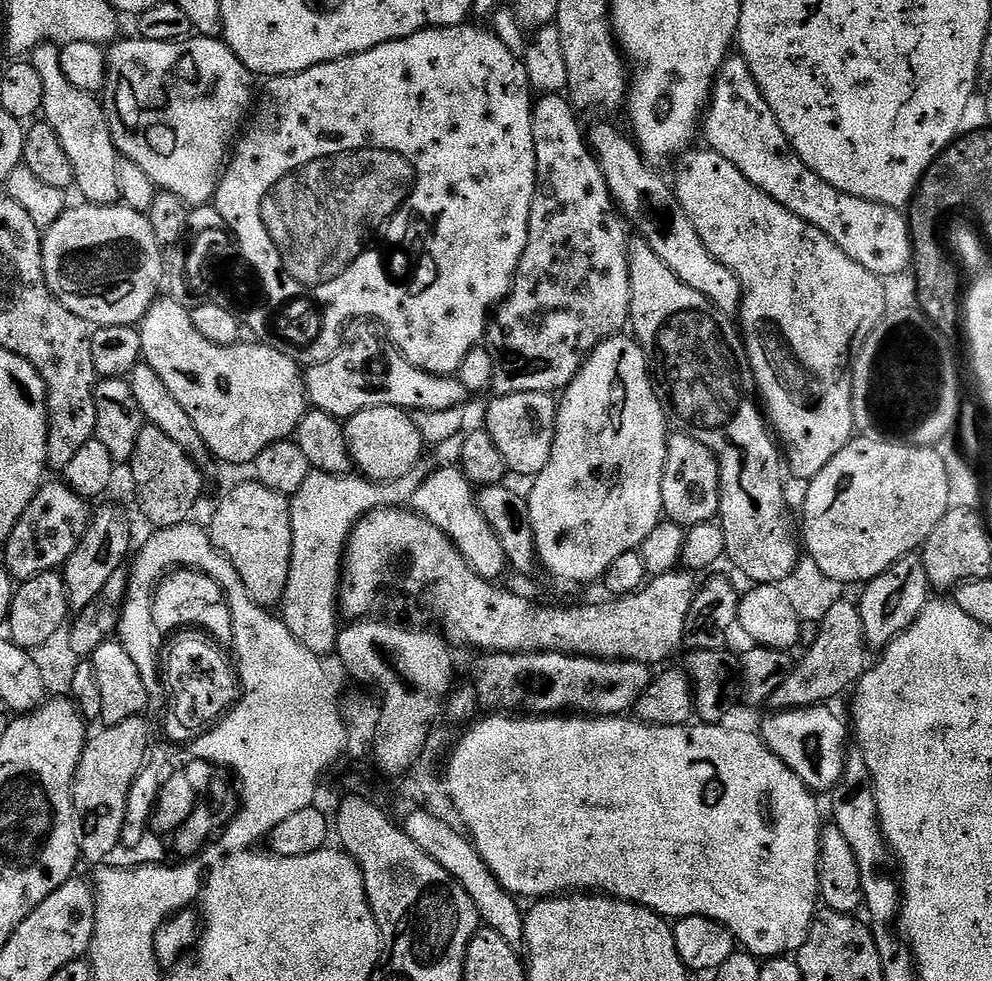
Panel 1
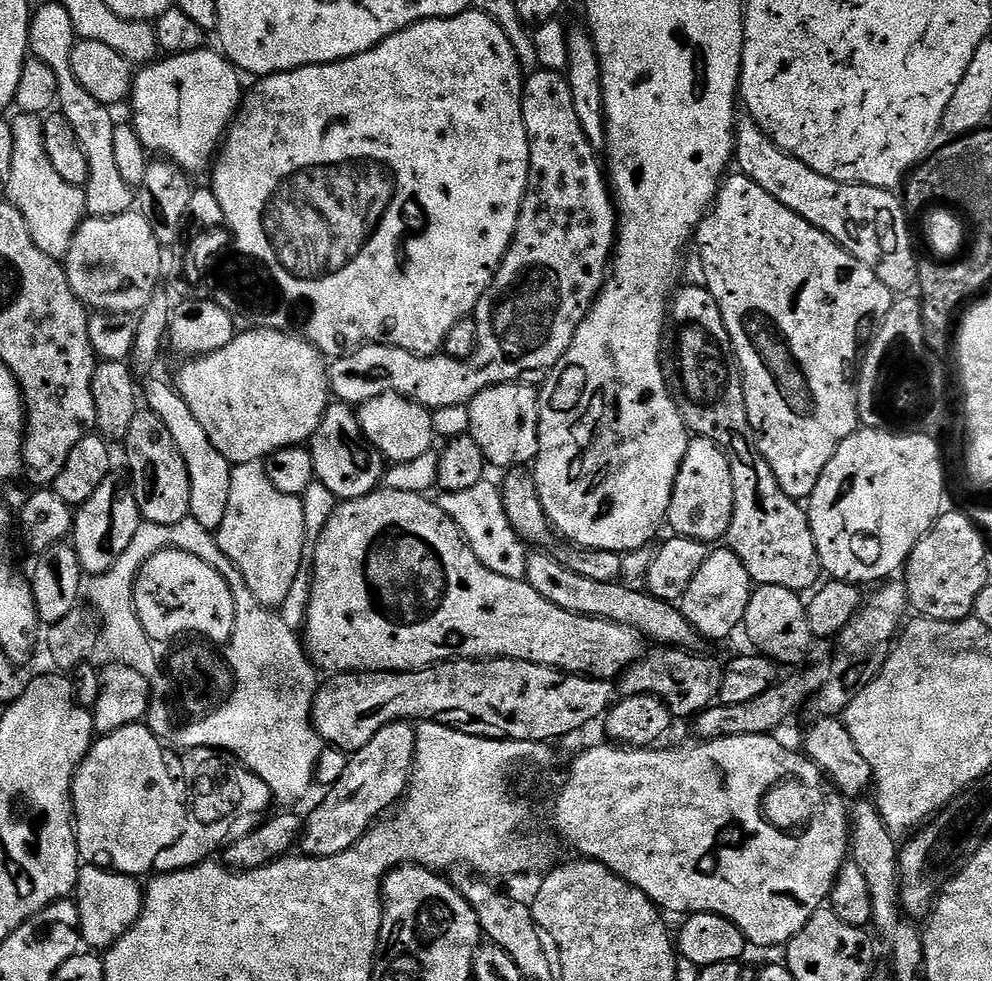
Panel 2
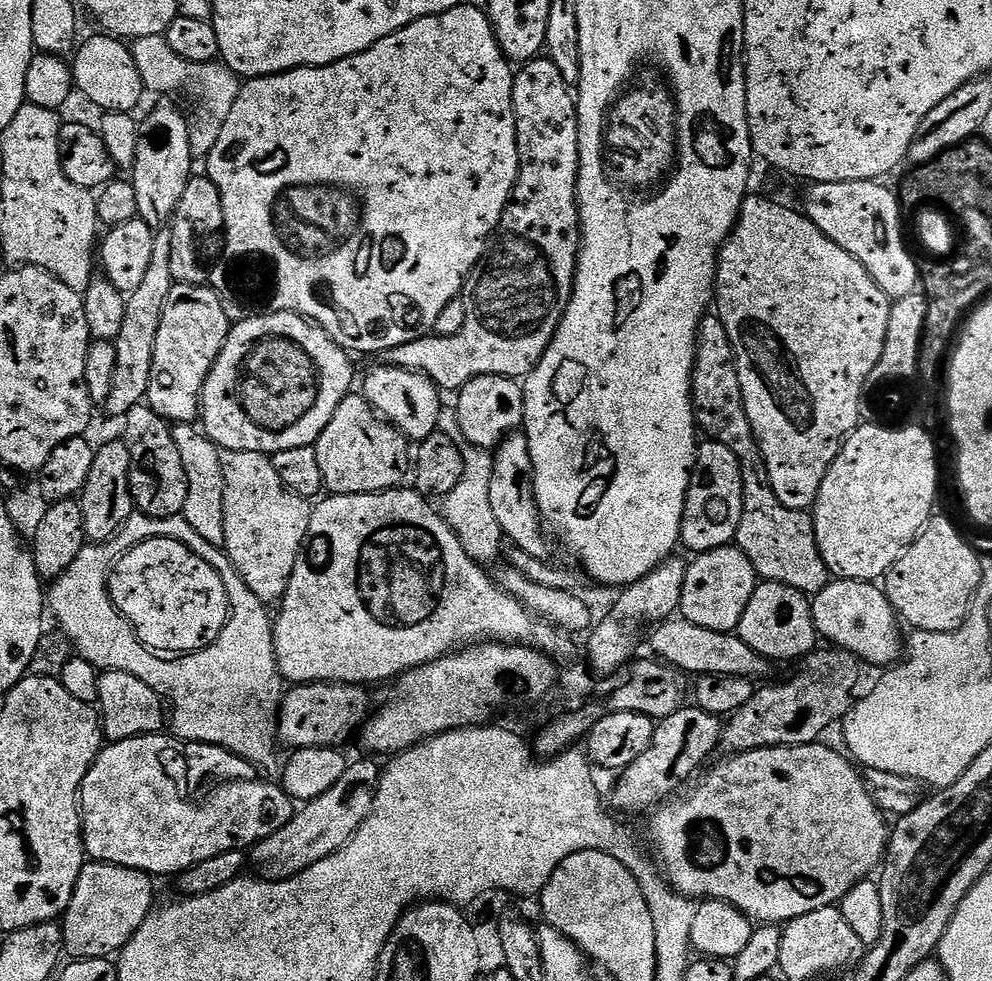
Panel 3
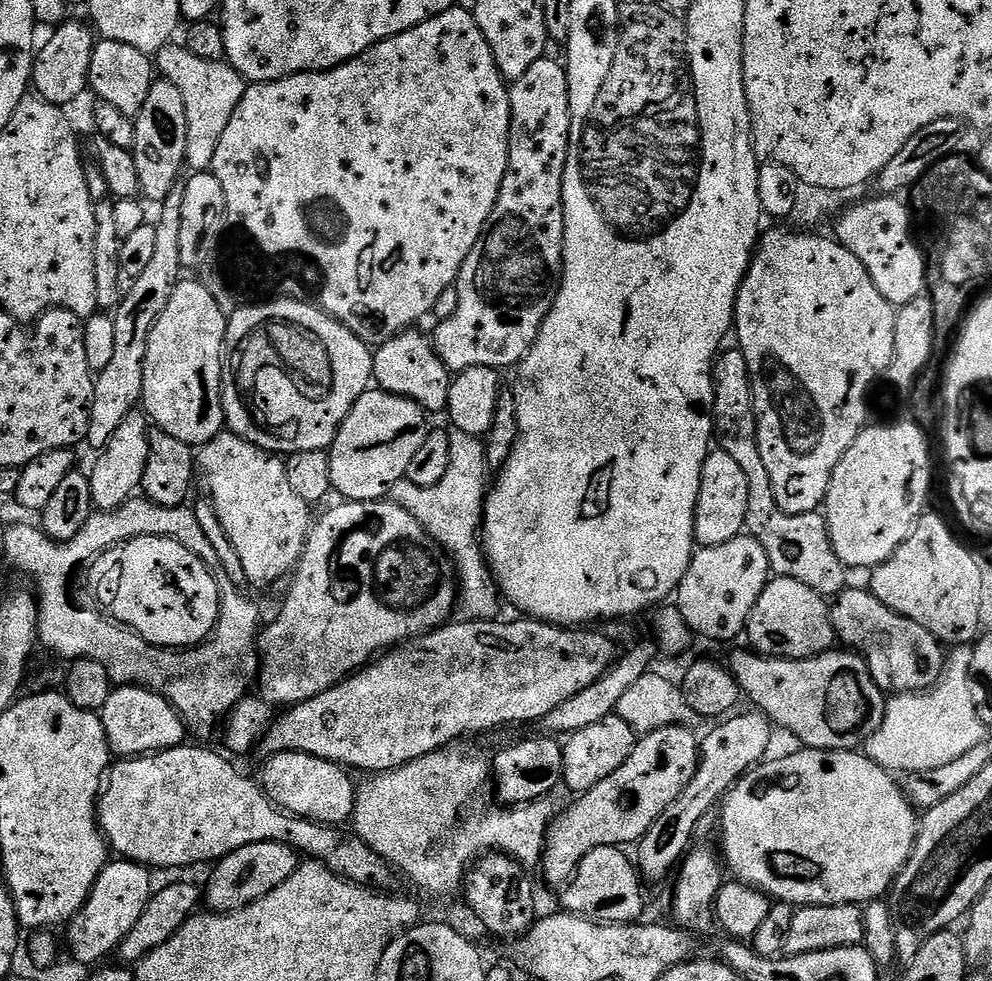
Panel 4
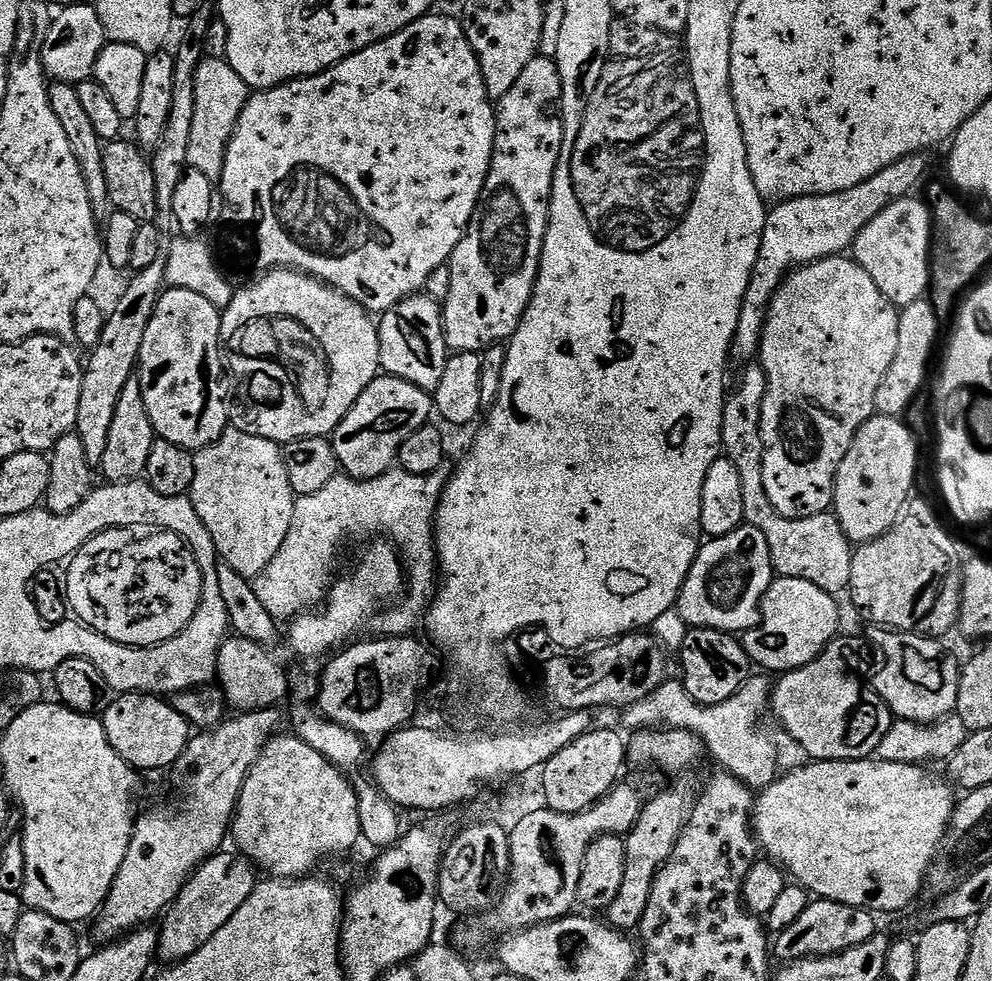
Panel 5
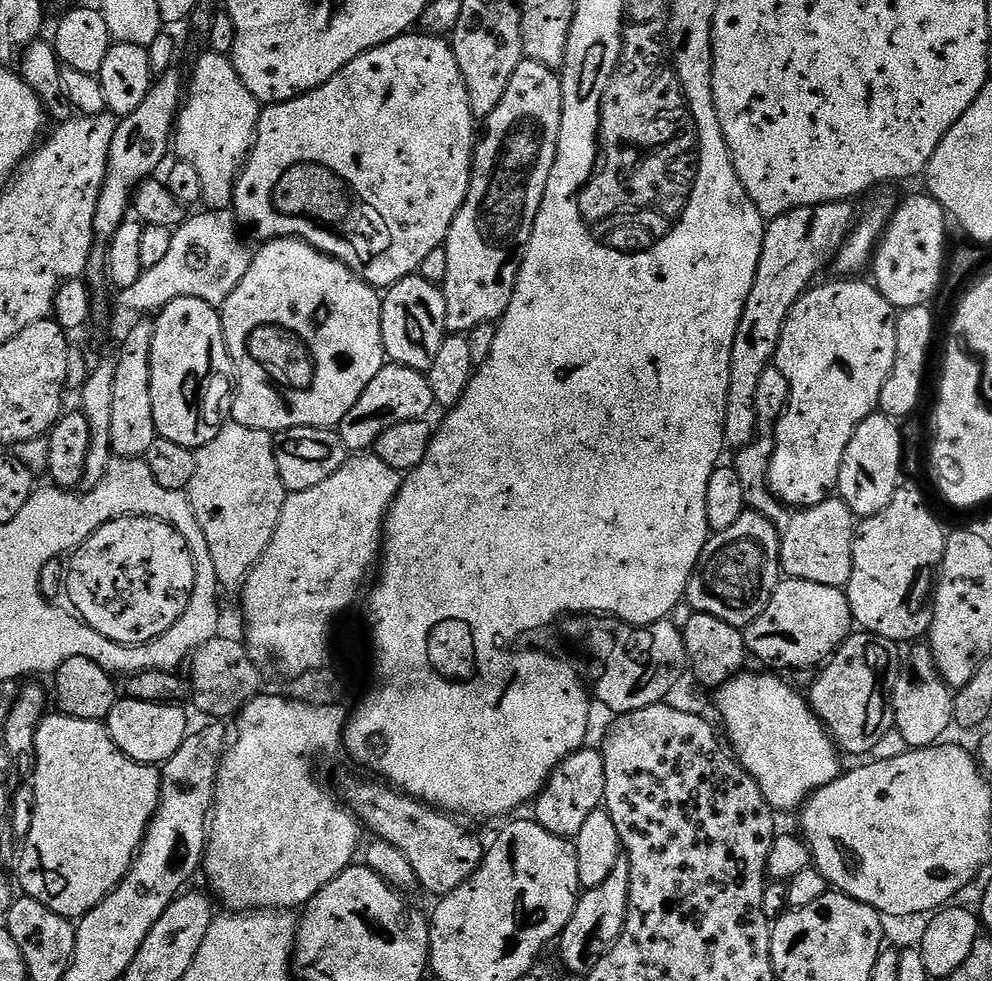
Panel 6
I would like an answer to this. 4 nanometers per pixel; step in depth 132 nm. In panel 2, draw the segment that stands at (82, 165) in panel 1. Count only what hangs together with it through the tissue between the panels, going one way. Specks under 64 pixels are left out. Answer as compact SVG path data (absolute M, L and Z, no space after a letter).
M59 2L44 4L32 13L28 46L31 55L37 60L46 62L50 70L54 70L54 78L58 78L58 110L70 122L82 150L86 154L86 162L90 162L90 178L84 185L84 197L89 217L110 218L118 214L133 211L138 196L132 187L122 178L114 159L114 130L117 121L112 120L113 109L109 105L98 102L91 94L82 90L82 82L74 78L74 70L70 66L70 58L74 46L78 42L74 22L70 22L70 14L66 14L66 6Z

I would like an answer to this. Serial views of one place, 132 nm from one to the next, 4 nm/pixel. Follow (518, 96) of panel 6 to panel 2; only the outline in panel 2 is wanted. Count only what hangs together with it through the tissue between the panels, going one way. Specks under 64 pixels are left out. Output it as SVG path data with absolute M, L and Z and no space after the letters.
M539 70L527 77L522 118L530 140L530 174L515 243L528 244L524 252L528 259L528 281L524 281L523 274L516 268L505 267L496 273L496 279L476 306L474 319L478 326L478 342L474 354L466 360L455 360L443 354L416 356L383 342L366 344L339 357L330 368L330 392L339 403L359 406L370 402L370 398L393 392L429 410L467 405L479 392L496 384L543 385L566 350L570 350L578 326L609 279L610 261L618 239L618 209L606 183L601 157L600 160L596 157L599 156L597 149L592 147L578 122L567 75Z

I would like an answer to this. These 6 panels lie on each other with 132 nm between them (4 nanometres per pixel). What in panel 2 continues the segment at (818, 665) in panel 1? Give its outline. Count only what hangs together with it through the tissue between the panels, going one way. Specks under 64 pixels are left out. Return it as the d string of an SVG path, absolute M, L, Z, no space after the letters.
M800 672L789 680L781 679L772 685L766 694L758 694L750 702L738 702L737 704L721 704L719 702L701 712L695 717L694 724L701 732L704 740L716 738L734 738L735 736L766 736L775 733L775 728L780 728L806 700L811 701L821 687L821 677L811 676L808 672Z

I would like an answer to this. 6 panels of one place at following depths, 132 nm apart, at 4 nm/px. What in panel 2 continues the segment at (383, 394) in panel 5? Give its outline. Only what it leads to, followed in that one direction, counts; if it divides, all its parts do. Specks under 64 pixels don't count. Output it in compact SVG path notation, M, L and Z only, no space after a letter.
M329 403L318 430L311 438L310 451L316 480L326 486L326 490L330 490L337 501L357 500L381 487L386 471L384 455L364 437L360 417L353 405Z

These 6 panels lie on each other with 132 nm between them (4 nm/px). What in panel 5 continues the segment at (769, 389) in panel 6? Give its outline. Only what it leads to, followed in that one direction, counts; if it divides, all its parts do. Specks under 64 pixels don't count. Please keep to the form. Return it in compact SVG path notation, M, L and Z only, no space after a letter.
M756 362L749 363L745 368L748 369L741 374L736 389L733 392L731 389L730 395L725 399L722 414L722 452L727 460L734 462L738 478L742 478L742 510L745 521L751 527L762 530L762 535L766 537L766 546L770 546L770 558L777 577L802 578L806 582L814 582L814 586L822 590L840 594L840 591L848 588L850 582L854 545L831 511L810 518L791 520L777 514L770 498L766 498L762 482L764 447L760 437L766 374Z

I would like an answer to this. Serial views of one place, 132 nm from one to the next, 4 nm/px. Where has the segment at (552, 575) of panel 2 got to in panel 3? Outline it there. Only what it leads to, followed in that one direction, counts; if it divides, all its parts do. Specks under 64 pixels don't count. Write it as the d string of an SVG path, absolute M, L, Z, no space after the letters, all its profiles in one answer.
M669 618L655 625L651 632L652 637L649 640L647 637L646 644L656 651L653 653L664 663L673 664L685 674L709 676L713 672L723 676L757 678L756 676L766 675L770 668L769 661L759 656L750 646L746 646L746 642L742 642L739 635L730 632L706 630L683 618Z

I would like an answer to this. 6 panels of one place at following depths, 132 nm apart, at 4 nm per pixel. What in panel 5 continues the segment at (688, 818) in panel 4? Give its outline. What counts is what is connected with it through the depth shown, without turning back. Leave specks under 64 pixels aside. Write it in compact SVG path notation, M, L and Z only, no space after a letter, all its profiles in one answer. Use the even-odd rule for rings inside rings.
M680 778L673 788L660 792L652 801L645 803L640 810L640 816L636 824L626 833L624 845L626 846L626 870L622 874L622 882L618 886L616 896L609 902L606 909L607 923L613 928L628 934L639 929L642 922L642 914L646 912L646 902L650 900L650 890L654 884L654 878L658 870L663 868L678 838L680 831L688 821L696 805L698 795L697 785ZM608 915L608 916L607 916Z

